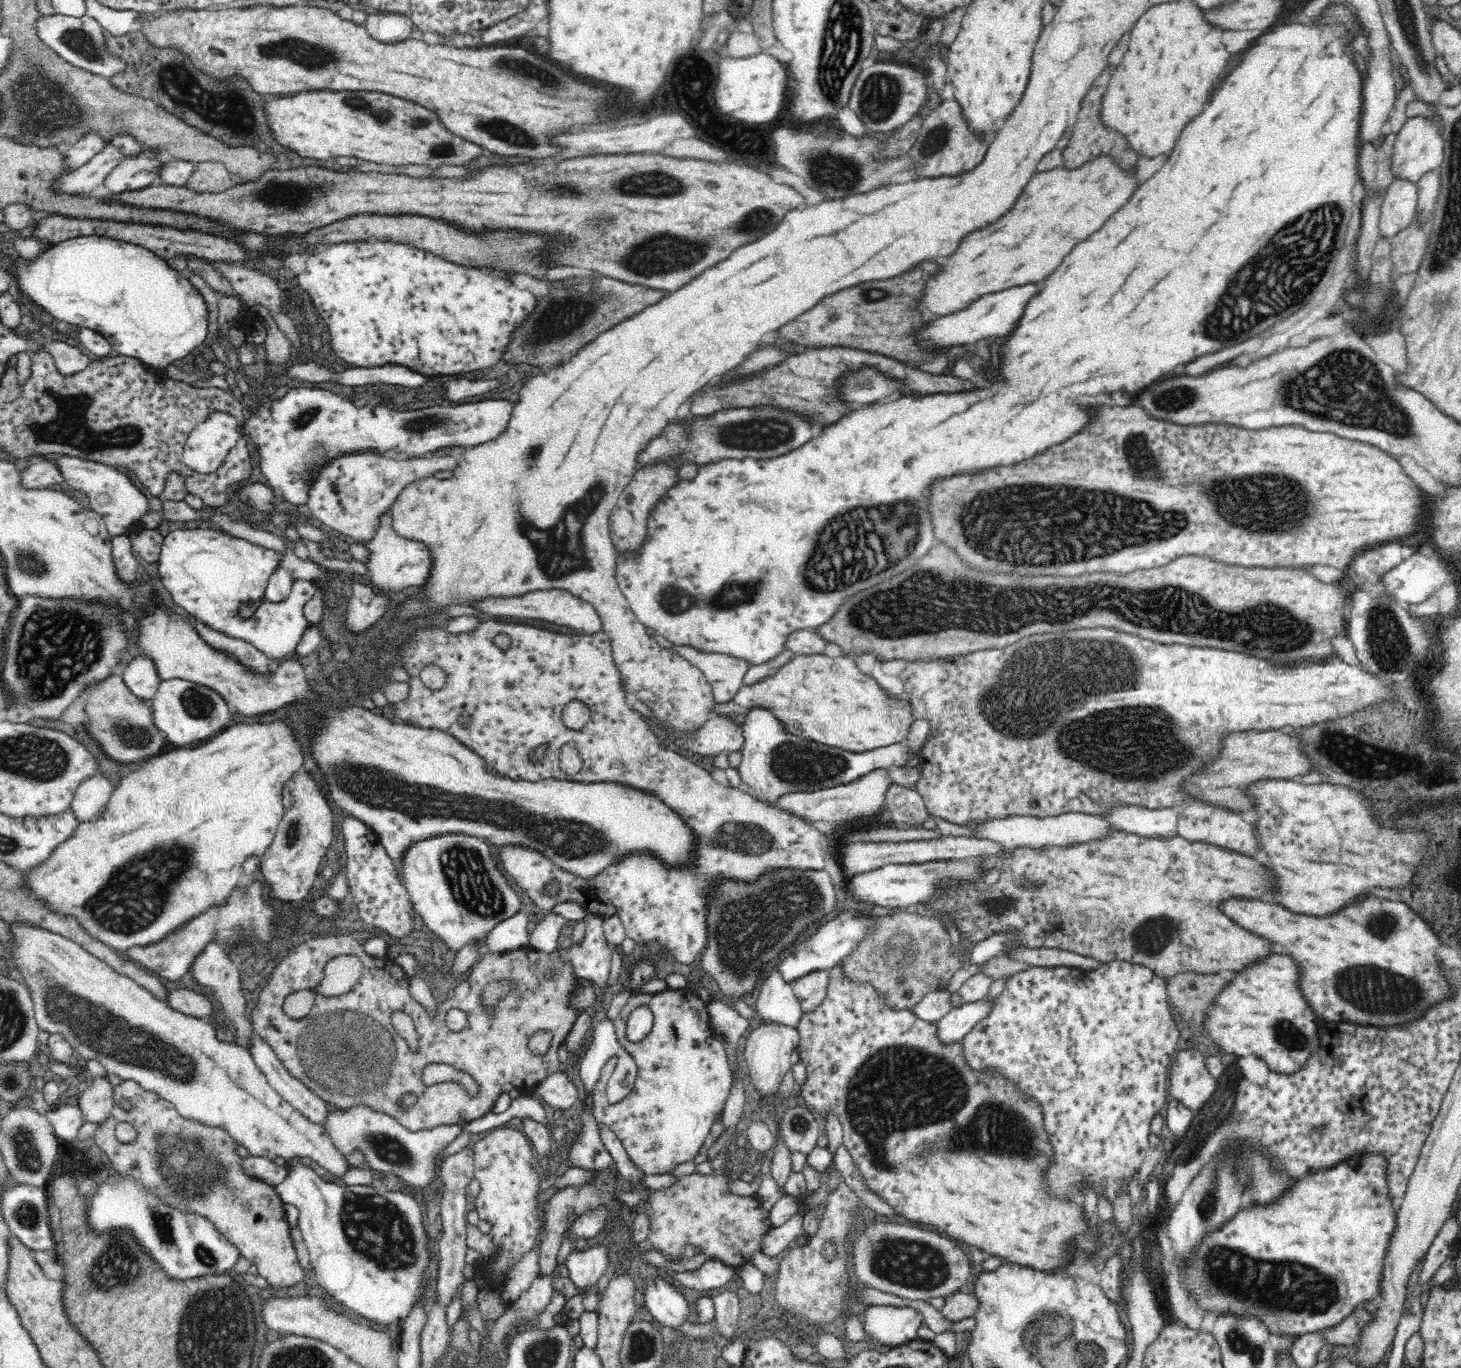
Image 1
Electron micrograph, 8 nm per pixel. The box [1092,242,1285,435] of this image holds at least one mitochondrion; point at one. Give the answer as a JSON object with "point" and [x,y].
{"point":[1175,397]}

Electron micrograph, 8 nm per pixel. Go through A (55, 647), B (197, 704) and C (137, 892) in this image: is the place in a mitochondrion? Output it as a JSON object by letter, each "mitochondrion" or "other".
{"A":"mitochondrion","B":"mitochondrion","C":"mitochondrion"}

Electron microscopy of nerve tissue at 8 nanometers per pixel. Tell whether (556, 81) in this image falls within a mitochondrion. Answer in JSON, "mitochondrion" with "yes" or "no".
{"mitochondrion":"yes"}

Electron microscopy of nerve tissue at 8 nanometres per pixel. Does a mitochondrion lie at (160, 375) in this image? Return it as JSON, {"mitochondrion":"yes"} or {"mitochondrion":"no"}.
{"mitochondrion":"no"}

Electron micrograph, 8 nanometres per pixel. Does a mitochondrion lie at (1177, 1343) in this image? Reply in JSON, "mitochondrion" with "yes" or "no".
{"mitochondrion":"no"}

